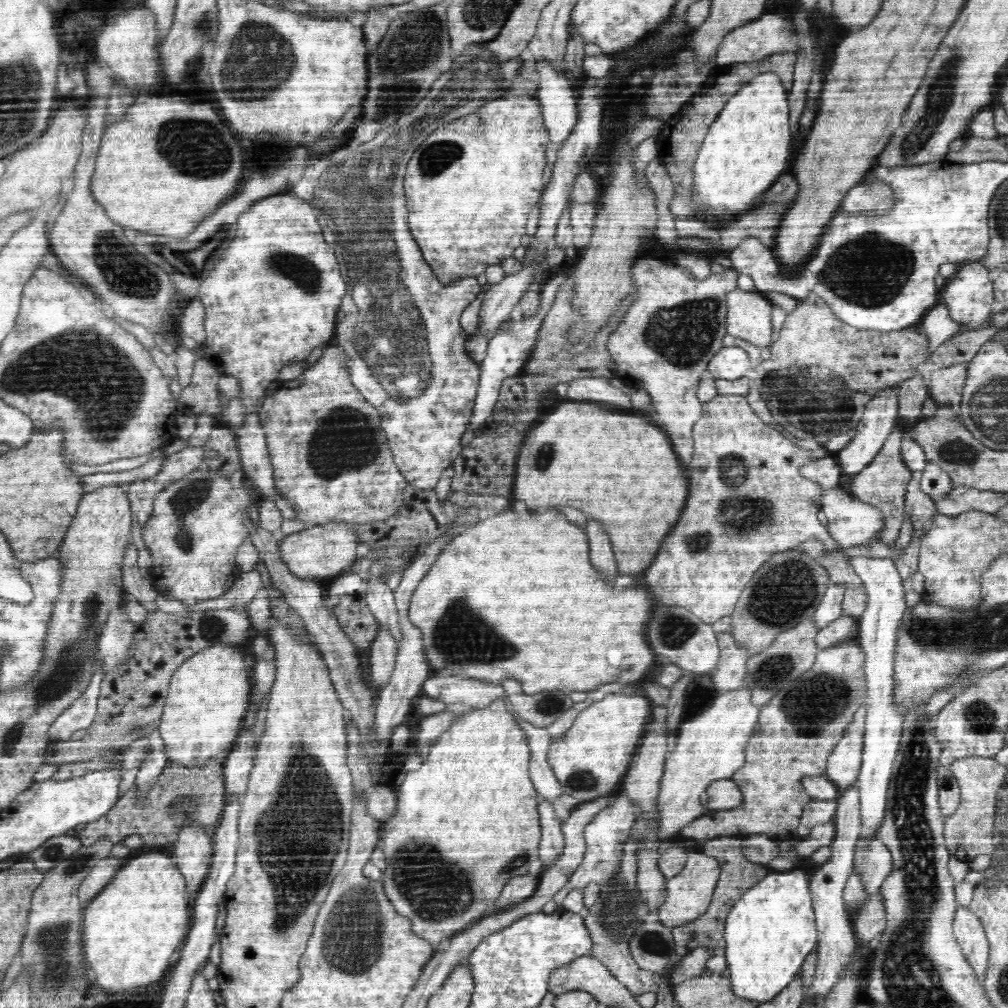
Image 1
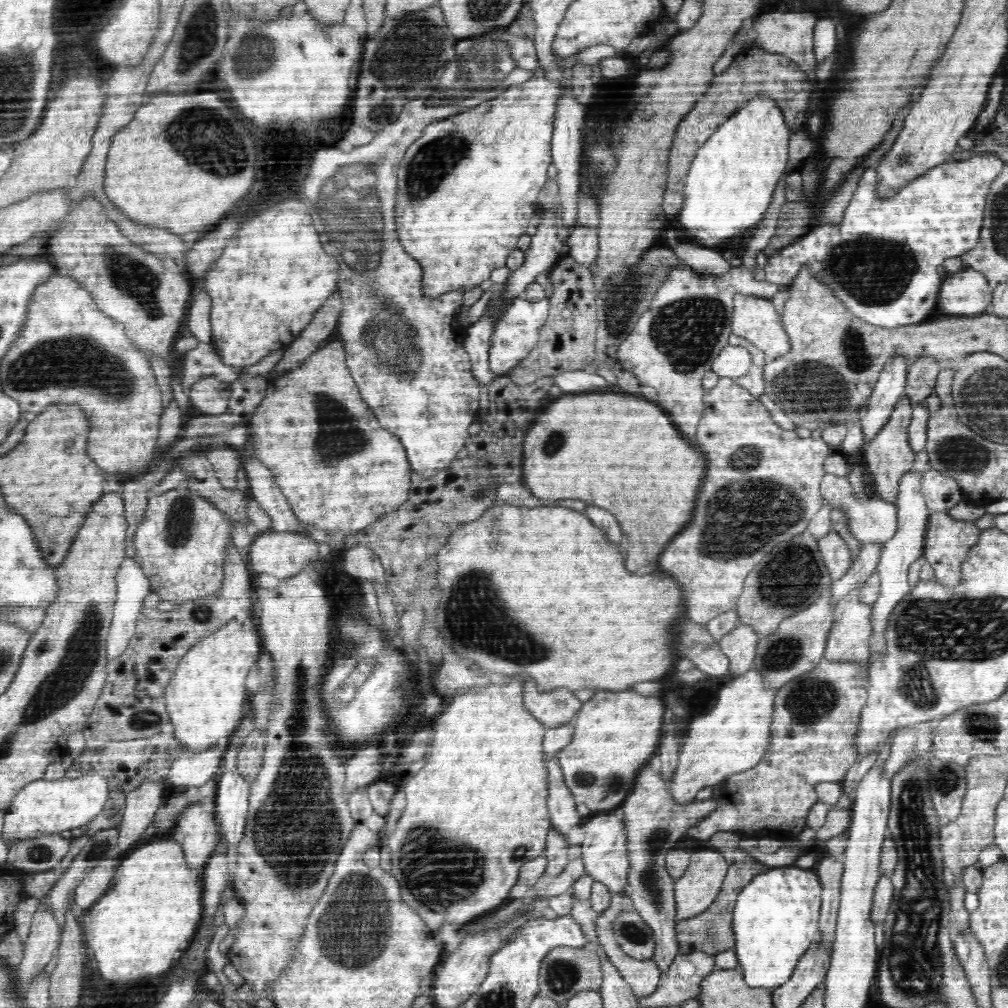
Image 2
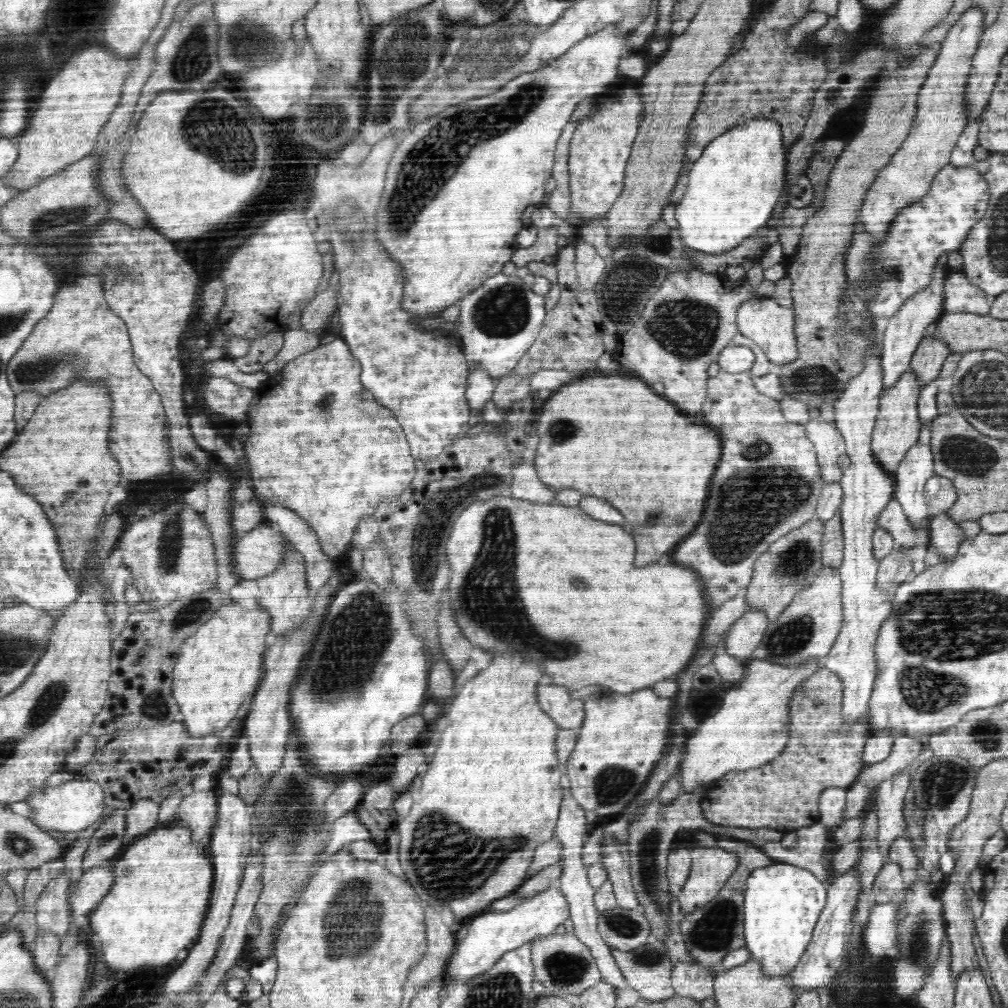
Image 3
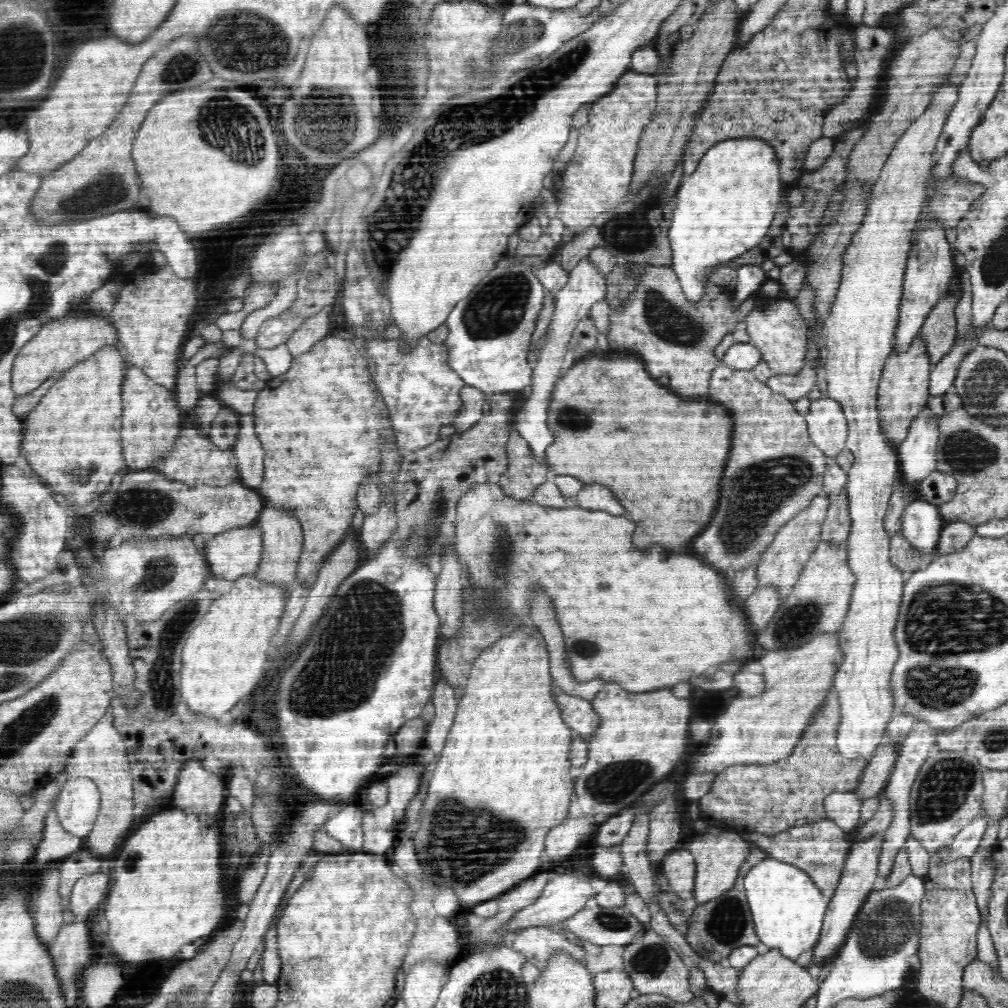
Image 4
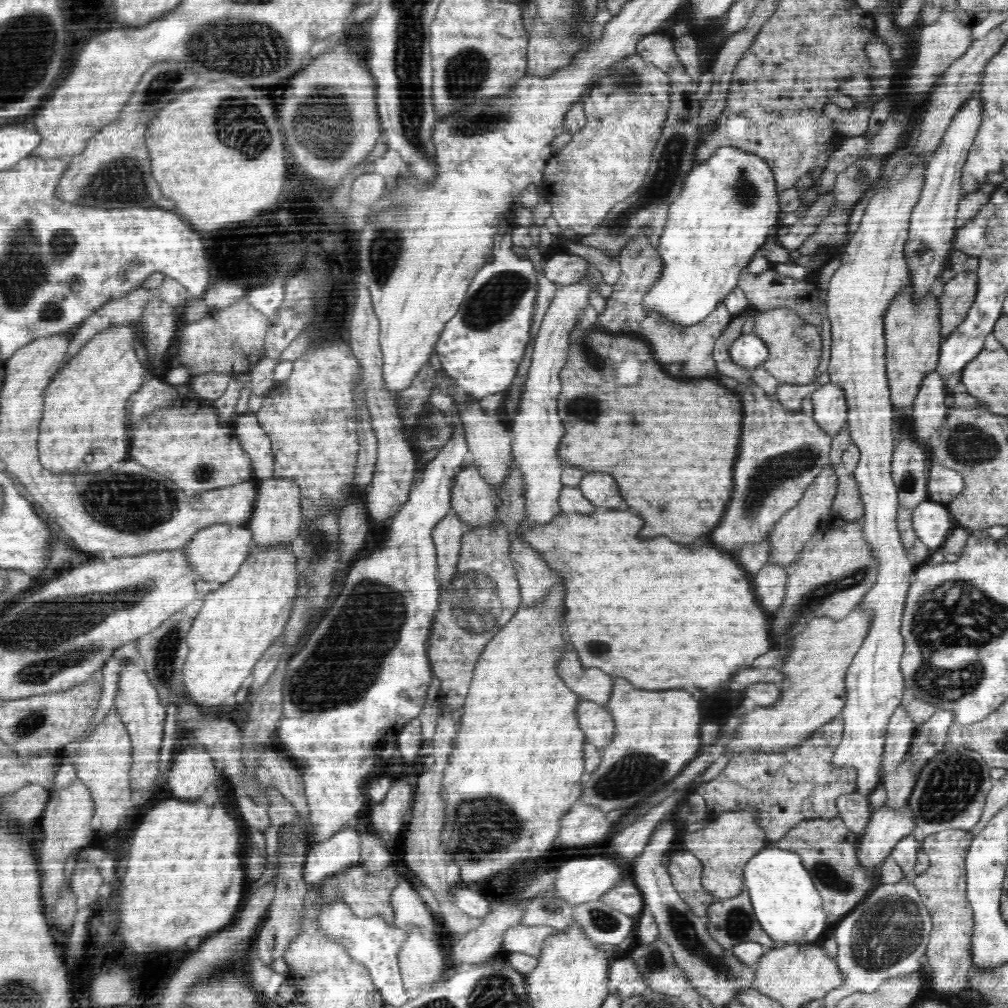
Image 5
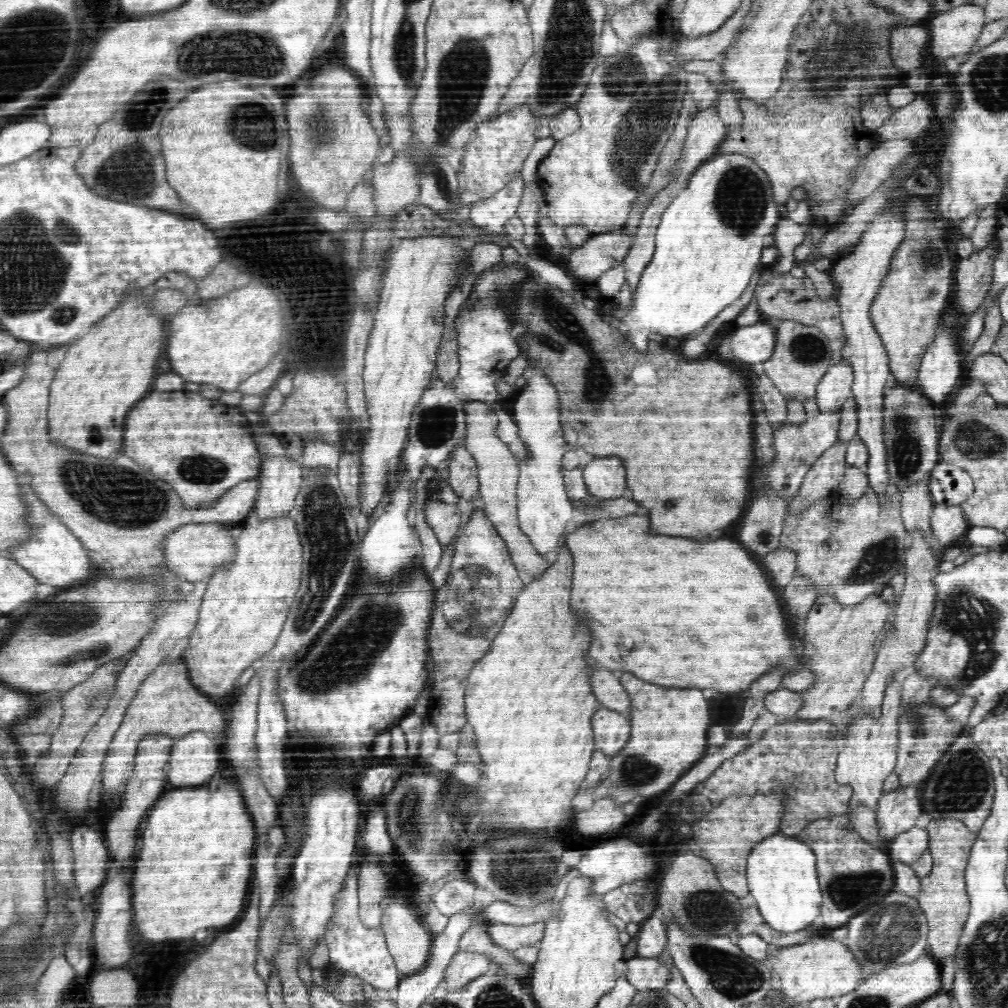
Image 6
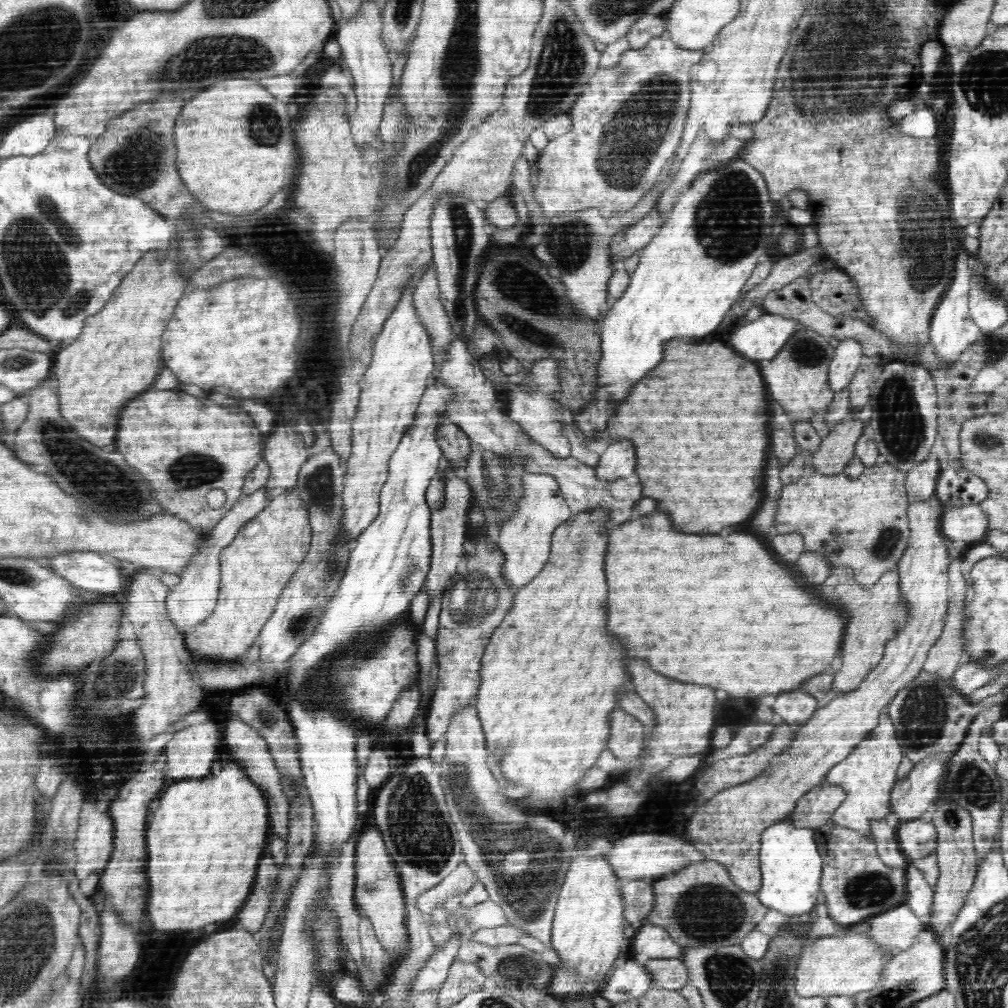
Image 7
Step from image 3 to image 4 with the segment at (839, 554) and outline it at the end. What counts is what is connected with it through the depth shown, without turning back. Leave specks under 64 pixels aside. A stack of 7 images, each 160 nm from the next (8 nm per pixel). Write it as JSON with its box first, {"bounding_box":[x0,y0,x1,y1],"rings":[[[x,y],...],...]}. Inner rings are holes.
{"bounding_box":[821,490,851,544],"rings":[[[845,490],[832,499],[830,508],[827,510],[826,520],[821,528],[821,542],[842,544],[844,540],[847,540],[851,529],[848,503]]]}

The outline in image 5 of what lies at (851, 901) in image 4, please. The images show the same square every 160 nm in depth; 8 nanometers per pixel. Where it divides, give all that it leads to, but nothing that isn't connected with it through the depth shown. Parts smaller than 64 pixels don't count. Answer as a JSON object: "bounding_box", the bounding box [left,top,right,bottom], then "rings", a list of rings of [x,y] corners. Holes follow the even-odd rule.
{"bounding_box":[857,806,915,868],"rings":[[[882,806],[873,810],[871,819],[859,834],[857,861],[863,868],[877,868],[886,857],[890,856],[898,841],[910,835],[915,827],[915,820],[902,815],[898,808]]]}

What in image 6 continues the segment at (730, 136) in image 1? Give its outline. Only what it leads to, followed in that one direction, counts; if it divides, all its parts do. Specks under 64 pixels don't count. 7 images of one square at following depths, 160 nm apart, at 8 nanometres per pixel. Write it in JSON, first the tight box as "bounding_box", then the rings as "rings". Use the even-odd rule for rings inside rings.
{"bounding_box":[622,154,783,353],"rings":[[[741,154],[714,155],[698,170],[686,188],[676,194],[672,203],[662,213],[656,232],[654,256],[632,296],[632,310],[622,318],[622,332],[628,336],[628,343],[645,353],[649,348],[650,334],[684,336],[704,328],[724,308],[734,303],[748,286],[750,277],[761,268],[761,254],[765,249],[764,236],[772,235],[783,213],[773,201],[772,185],[766,172],[750,157]]]}

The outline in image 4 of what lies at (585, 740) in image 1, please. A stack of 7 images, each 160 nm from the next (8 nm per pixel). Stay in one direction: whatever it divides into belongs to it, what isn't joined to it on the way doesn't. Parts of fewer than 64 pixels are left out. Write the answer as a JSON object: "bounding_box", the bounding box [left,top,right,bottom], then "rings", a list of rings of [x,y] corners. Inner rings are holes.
{"bounding_box":[574,682,692,819],"rings":[[[607,682],[591,702],[594,711],[602,719],[602,725],[598,725],[596,733],[587,738],[588,758],[582,765],[582,773],[575,779],[574,799],[580,804],[582,813],[592,819],[599,812],[613,816],[634,806],[654,785],[666,779],[668,774],[672,776],[674,768],[679,768],[678,761],[684,756],[689,744],[688,724],[692,704],[686,698],[672,696],[670,688],[632,693],[616,682]]]}

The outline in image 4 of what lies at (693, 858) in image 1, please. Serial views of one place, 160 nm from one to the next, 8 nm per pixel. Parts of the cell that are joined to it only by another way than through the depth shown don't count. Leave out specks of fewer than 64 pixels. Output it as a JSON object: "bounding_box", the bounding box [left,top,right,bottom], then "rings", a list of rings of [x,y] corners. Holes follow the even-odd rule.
{"bounding_box":[688,829,751,905],"rings":[[[722,829],[719,835],[704,833],[697,835],[689,843],[688,848],[696,861],[696,878],[694,883],[693,898],[698,905],[718,898],[735,885],[741,864],[749,854],[751,842],[739,831]]]}

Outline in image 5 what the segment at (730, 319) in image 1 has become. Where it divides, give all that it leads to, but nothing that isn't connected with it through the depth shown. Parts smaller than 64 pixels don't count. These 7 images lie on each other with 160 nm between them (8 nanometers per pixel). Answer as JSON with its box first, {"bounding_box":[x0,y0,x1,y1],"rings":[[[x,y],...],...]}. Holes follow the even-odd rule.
{"bounding_box":[753,308,822,385],"rings":[[[776,308],[758,311],[754,317],[753,333],[761,338],[769,350],[769,357],[762,366],[781,383],[788,385],[808,385],[816,375],[822,352],[820,327],[800,317],[794,309]]]}

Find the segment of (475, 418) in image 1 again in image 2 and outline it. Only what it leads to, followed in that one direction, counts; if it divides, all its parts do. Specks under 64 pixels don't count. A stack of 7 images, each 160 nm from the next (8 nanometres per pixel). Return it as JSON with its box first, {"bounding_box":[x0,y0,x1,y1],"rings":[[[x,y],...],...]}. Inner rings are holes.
{"bounding_box":[489,298,550,378],"rings":[[[548,298],[540,299],[539,302],[530,303],[529,300],[514,300],[512,304],[504,306],[504,312],[498,320],[498,324],[495,324],[494,318],[494,330],[491,332],[490,350],[489,350],[489,369],[495,374],[495,378],[504,377],[510,370],[516,368],[520,360],[524,360],[539,340],[539,330],[544,326],[550,314],[550,302]]]}

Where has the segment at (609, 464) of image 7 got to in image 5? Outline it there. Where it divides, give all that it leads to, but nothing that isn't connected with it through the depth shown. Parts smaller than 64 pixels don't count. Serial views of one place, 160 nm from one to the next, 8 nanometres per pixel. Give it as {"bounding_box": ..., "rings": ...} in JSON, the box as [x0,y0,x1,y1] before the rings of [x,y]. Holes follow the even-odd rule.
{"bounding_box":[580,472,624,509],"rings":[[[588,472],[580,481],[582,494],[600,509],[622,509],[624,502],[620,498],[619,486],[607,472]]]}

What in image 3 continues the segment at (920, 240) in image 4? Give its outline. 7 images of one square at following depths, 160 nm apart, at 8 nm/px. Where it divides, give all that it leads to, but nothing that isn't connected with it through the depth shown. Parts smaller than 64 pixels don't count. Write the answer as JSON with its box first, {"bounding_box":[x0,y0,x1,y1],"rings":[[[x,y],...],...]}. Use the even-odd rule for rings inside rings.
{"bounding_box":[881,265,947,390],"rings":[[[947,265],[934,266],[931,271],[930,284],[918,290],[918,294],[911,295],[911,298],[903,304],[898,314],[888,318],[883,324],[882,348],[881,348],[881,373],[883,378],[883,390],[894,386],[898,378],[908,370],[914,352],[918,348],[926,332],[931,330],[933,324],[944,314],[944,289]]]}

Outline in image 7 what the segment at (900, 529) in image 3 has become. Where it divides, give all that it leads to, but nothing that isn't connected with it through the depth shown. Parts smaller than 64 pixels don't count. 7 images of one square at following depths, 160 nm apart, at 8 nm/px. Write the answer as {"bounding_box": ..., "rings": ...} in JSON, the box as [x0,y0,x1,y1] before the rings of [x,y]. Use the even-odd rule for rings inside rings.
{"bounding_box":[941,504,989,545],"rings":[[[979,504],[947,507],[941,516],[941,534],[969,545],[982,542],[989,531],[987,514]]]}

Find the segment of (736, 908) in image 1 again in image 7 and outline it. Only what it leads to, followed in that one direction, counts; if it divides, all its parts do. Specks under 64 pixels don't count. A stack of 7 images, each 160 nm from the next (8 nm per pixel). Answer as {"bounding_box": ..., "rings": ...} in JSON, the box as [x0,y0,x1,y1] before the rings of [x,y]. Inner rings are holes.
{"bounding_box":[757,819,823,917],"rings":[[[783,819],[768,826],[761,836],[759,848],[761,888],[757,897],[764,906],[781,912],[784,917],[809,914],[821,892],[823,860],[811,827],[796,827],[791,819]]]}

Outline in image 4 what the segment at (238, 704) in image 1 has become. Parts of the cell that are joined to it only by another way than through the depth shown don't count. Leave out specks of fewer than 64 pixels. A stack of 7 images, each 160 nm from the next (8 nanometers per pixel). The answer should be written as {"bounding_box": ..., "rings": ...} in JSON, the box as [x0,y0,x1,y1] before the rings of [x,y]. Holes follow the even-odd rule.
{"bounding_box":[181,574,286,720],"rings":[[[244,574],[240,576],[238,580],[234,580],[232,584],[234,584],[234,588],[230,590],[230,594],[228,594],[228,589],[222,593],[217,593],[212,604],[210,605],[210,608],[204,615],[204,618],[202,618],[198,626],[195,627],[195,629],[189,634],[189,638],[186,639],[186,643],[183,648],[181,700],[189,707],[189,711],[198,717],[210,717],[212,719],[219,720],[224,714],[230,712],[230,710],[234,708],[234,706],[236,706],[238,702],[244,698],[244,696],[252,694],[252,690],[258,686],[260,680],[265,676],[264,672],[268,666],[264,668],[264,664],[269,664],[270,661],[266,658],[266,650],[270,648],[270,640],[272,640],[272,636],[276,634],[277,628],[279,627],[280,615],[283,614],[283,610],[285,609],[286,592],[284,586],[278,586],[277,583],[274,582],[264,582],[263,580],[258,579],[256,574]]]}

